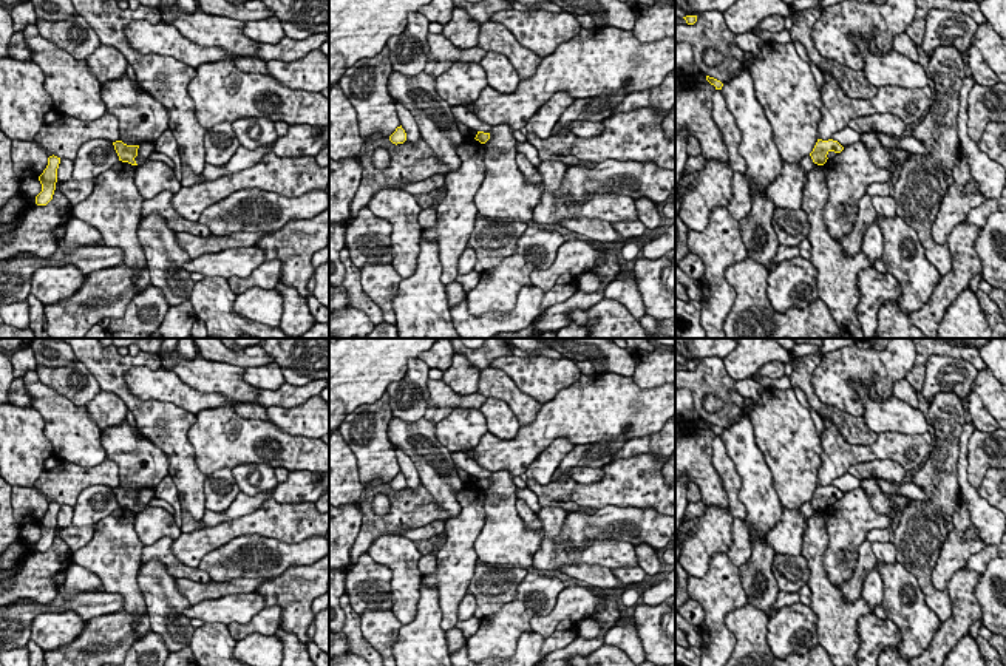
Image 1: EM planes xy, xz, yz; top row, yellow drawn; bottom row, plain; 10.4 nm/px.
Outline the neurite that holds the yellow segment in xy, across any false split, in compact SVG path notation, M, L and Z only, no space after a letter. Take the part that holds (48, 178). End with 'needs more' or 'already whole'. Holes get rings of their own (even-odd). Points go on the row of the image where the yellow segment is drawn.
M54 155L48 158L48 165L43 170L43 173L39 176L39 181L42 184L42 192L36 196L37 206L46 206L53 199L57 182L59 164L60 158Z; already whole

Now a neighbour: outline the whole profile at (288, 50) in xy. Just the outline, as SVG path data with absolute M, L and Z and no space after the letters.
M317 32L306 39L297 40L284 36L278 43L258 43L255 57L264 62L281 60L295 62L306 57L311 51L320 49L329 37L328 32Z

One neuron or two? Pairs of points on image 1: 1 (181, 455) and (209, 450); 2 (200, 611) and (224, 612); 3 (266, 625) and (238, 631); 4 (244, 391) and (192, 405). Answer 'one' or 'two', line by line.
1: two
2: one
3: one
4: two

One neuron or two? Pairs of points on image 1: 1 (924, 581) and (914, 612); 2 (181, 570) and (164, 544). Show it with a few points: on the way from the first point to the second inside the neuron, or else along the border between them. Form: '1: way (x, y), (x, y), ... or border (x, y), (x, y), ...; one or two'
1: border (898, 561), (917, 580), (924, 603), (941, 620); two
2: way (175, 566), (164, 550); one

